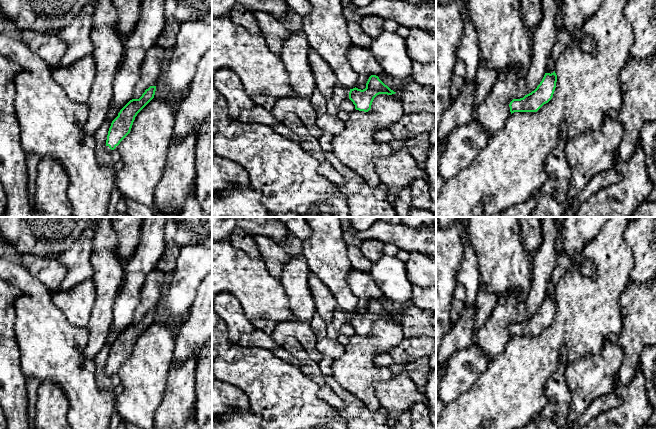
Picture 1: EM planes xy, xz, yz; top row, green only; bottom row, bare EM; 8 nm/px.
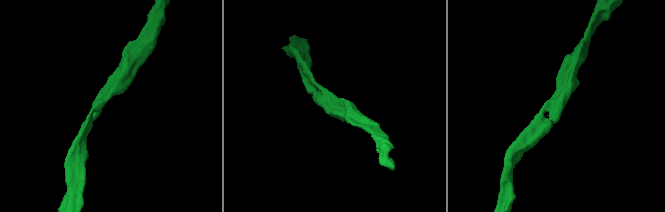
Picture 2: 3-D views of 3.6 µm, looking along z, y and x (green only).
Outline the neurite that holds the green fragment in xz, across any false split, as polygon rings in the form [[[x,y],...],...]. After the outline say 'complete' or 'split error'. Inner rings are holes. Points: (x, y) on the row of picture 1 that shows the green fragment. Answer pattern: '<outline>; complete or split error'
[[[371,75],[366,83],[366,88],[361,90],[358,88],[350,89],[349,99],[355,105],[355,109],[368,112],[371,109],[374,98],[379,94],[392,95],[395,94],[387,85],[385,85],[378,76]]]; complete

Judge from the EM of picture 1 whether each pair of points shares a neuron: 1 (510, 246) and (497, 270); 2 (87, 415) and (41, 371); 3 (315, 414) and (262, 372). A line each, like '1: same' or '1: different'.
1: same
2: same
3: same

